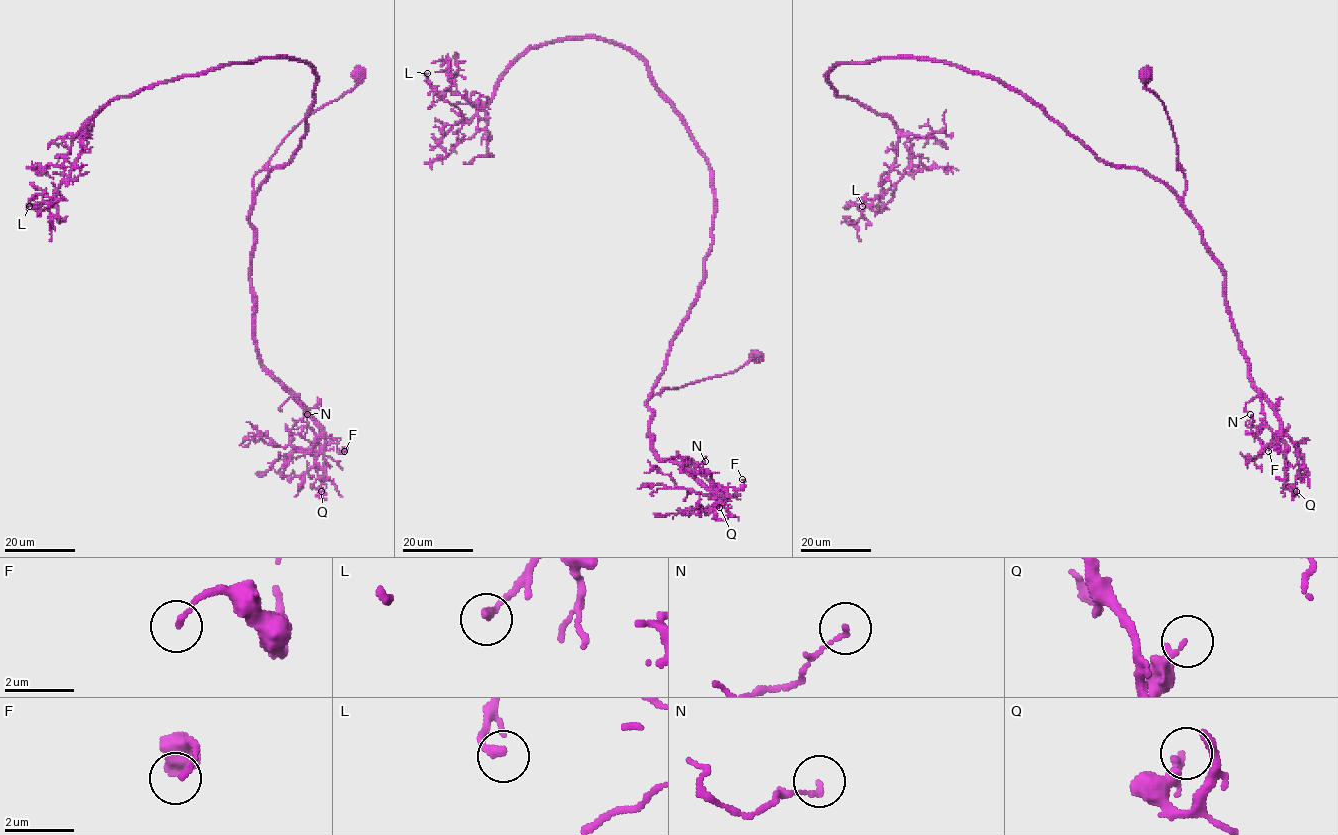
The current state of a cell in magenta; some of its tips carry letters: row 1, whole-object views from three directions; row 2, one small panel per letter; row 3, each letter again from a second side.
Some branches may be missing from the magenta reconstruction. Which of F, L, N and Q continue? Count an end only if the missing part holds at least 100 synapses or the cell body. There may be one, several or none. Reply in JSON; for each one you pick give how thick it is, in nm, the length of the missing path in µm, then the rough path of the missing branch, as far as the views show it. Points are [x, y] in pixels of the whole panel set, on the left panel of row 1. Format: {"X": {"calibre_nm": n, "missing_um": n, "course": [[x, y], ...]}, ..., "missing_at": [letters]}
{"missing_at": []}

